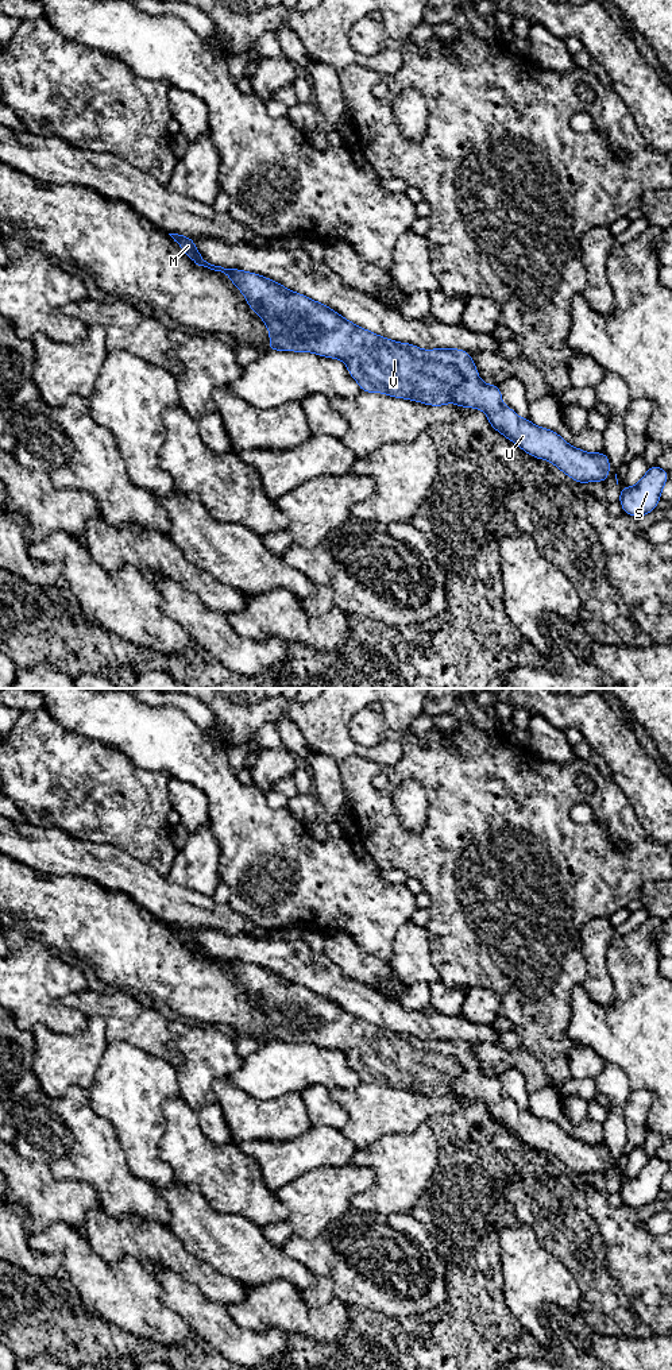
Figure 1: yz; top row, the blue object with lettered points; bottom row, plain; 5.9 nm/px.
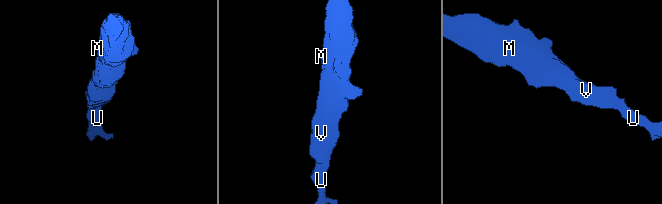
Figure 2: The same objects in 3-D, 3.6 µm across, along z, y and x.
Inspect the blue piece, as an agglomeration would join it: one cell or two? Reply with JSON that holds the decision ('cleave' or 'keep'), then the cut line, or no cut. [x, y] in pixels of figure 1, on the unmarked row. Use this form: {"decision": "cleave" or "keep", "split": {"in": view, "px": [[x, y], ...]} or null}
{"decision": "keep", "split": null}

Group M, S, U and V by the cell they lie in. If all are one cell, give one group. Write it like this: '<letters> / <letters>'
M S U V

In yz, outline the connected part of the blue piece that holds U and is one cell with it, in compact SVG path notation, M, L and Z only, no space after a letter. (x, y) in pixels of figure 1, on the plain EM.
M169 926L196 956L224 964L243 984L250 1000L262 1008L270 1023L267 1042L313 1043L324 1049L340 1050L364 1084L383 1084L393 1089L410 1091L430 1097L444 1097L453 1093L459 1099L482 1100L491 1120L497 1120L530 1147L551 1153L576 1174L605 1174L607 1170L610 1151L603 1142L586 1143L569 1136L555 1122L537 1118L529 1109L521 1109L511 1099L502 1095L498 1076L486 1076L479 1069L476 1056L468 1042L460 1039L422 1041L410 1034L379 1027L344 1010L328 996L289 981L260 965L211 956L201 948L190 927Z

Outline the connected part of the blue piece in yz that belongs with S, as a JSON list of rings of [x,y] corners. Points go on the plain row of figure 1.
[[[650,1157],[637,1176],[619,1180],[619,1195],[625,1205],[642,1208],[656,1201],[661,1190],[661,1181],[668,1170],[667,1161]]]

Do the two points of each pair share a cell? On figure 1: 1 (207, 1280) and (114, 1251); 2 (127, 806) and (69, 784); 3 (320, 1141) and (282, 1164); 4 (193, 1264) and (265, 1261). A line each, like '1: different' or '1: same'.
1: same
2: same
3: same
4: different

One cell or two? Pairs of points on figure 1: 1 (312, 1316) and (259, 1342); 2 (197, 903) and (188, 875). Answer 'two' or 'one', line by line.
1: two
2: two

